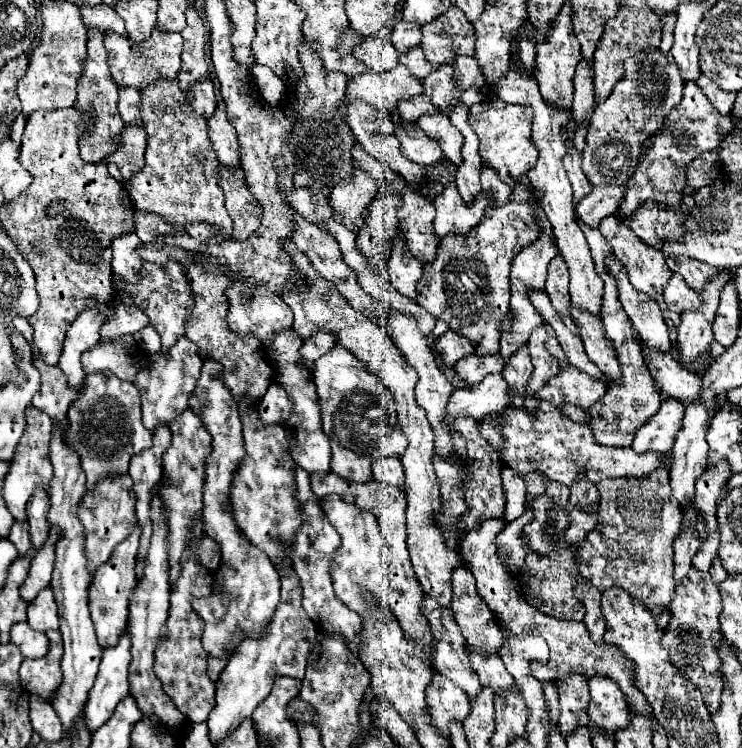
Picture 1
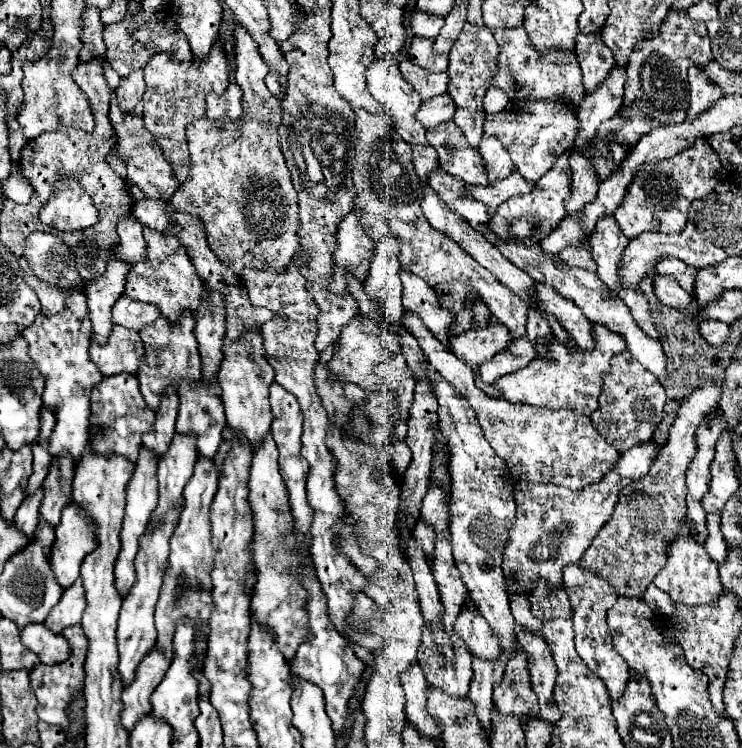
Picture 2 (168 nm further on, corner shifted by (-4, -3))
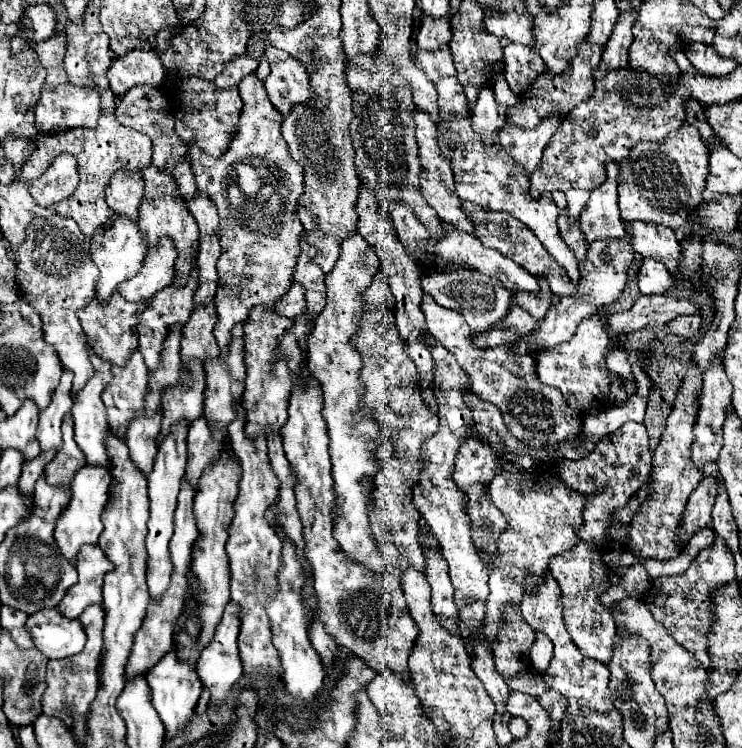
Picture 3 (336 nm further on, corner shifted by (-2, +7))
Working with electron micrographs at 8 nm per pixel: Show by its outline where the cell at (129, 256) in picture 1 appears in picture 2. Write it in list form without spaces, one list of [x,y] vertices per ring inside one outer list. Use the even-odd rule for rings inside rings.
[[[132,214],[120,218],[118,222],[118,236],[120,236],[120,246],[116,248],[116,254],[130,264],[136,264],[144,258],[146,254],[146,242],[142,236],[142,226],[132,218]]]

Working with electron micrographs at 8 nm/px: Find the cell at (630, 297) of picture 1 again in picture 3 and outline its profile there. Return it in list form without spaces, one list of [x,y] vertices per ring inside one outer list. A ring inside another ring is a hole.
[[[618,164],[606,166],[606,182],[592,190],[586,212],[582,212],[582,232],[588,242],[626,234],[618,208]]]

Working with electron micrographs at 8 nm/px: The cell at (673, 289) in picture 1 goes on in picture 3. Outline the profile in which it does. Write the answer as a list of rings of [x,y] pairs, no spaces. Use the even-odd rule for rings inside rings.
[[[644,260],[638,272],[638,288],[642,294],[664,294],[674,286],[666,266],[658,260]]]

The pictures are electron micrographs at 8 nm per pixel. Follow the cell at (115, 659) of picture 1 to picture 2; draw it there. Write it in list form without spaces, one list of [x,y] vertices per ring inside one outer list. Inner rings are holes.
[[[178,504],[176,510],[170,510],[160,522],[156,522],[156,530],[144,532],[140,538],[140,552],[136,554],[136,582],[128,596],[122,600],[120,620],[118,620],[118,652],[120,652],[120,676],[122,684],[130,684],[134,680],[136,666],[146,656],[146,652],[156,644],[156,624],[154,624],[154,608],[158,602],[164,570],[168,568],[168,538],[172,536],[172,530],[176,528],[176,522],[180,518],[182,504]]]

